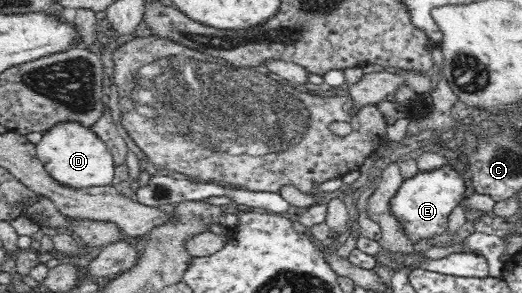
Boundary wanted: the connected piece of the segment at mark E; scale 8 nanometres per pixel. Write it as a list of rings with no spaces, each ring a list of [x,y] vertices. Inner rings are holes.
[[[448,163],[432,172],[419,172],[400,185],[390,200],[390,214],[402,226],[404,236],[422,244],[424,240],[432,240],[448,230],[448,216],[460,204],[464,188],[462,177]]]

